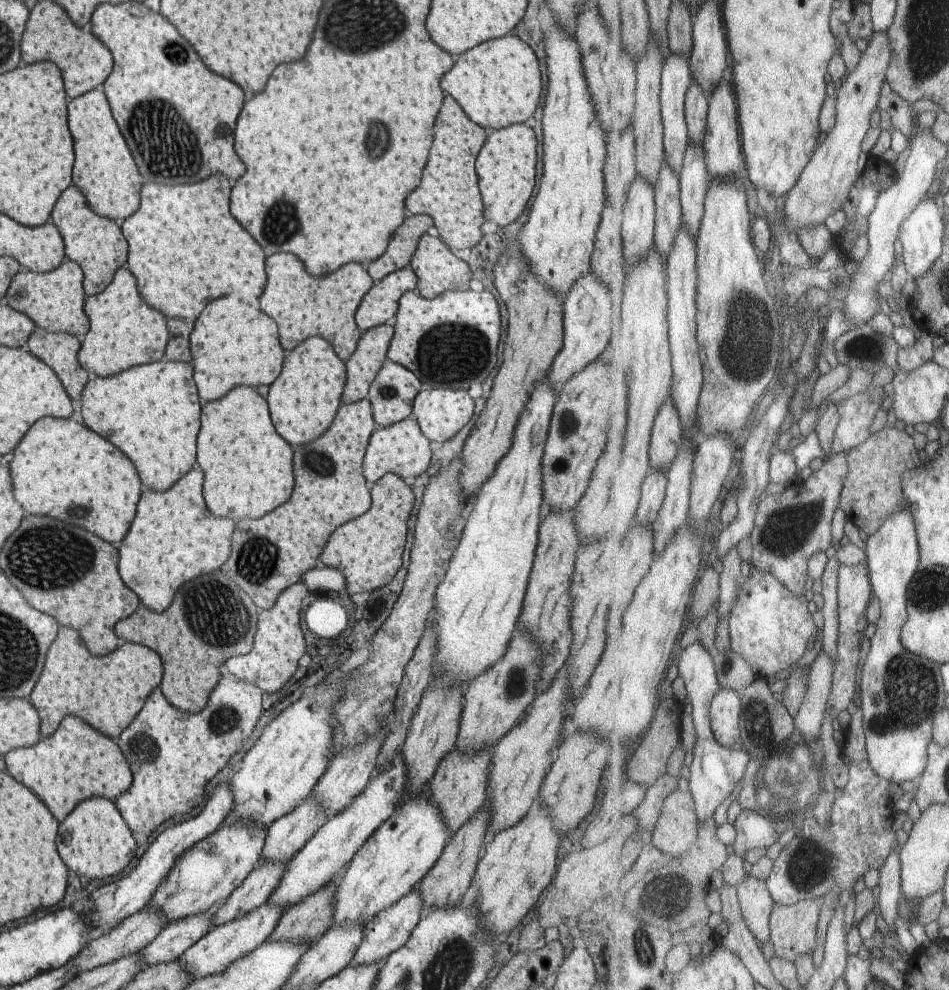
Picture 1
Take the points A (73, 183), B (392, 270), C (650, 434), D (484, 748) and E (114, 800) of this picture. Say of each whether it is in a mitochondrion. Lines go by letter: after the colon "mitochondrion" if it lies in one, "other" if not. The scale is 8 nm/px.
A: other
B: other
C: other
D: other
E: other

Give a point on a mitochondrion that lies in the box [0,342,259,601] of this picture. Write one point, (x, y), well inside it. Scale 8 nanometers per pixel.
(44, 558)

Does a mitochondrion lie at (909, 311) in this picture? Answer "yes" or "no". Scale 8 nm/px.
no

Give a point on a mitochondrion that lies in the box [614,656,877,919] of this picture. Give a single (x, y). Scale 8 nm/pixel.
(810, 868)

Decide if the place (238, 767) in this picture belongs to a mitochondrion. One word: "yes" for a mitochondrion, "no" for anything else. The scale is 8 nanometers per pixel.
no

